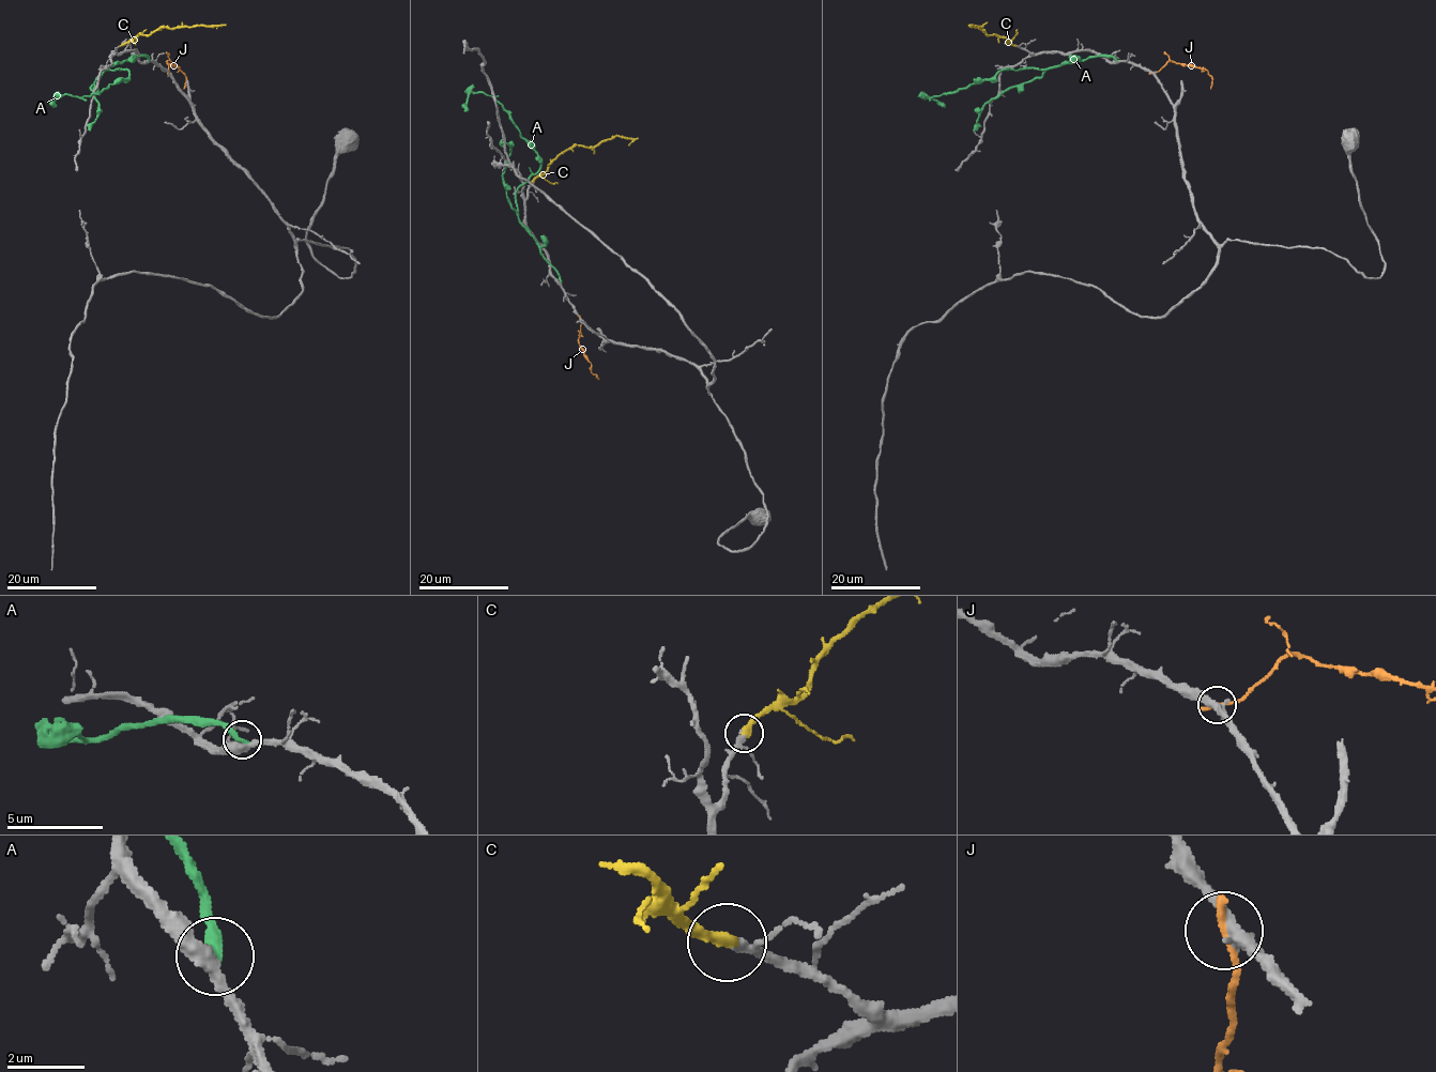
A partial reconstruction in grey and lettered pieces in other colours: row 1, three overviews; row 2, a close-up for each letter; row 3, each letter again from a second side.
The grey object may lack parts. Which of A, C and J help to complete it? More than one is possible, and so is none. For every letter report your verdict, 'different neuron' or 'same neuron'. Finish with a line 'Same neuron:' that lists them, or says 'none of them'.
A: different neuron
C: same neuron
J: different neuron
Same neuron: C

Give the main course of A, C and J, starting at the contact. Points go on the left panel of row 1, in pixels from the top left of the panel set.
A: (149, 60), (146, 56), (132, 56), (104, 69), (126, 70), (128, 76), (88, 96), (58, 96), (54, 107)
C: (120, 46), (164, 27), (219, 25), (216, 28)
J: (168, 73), (167, 61), (185, 77), (183, 88)

